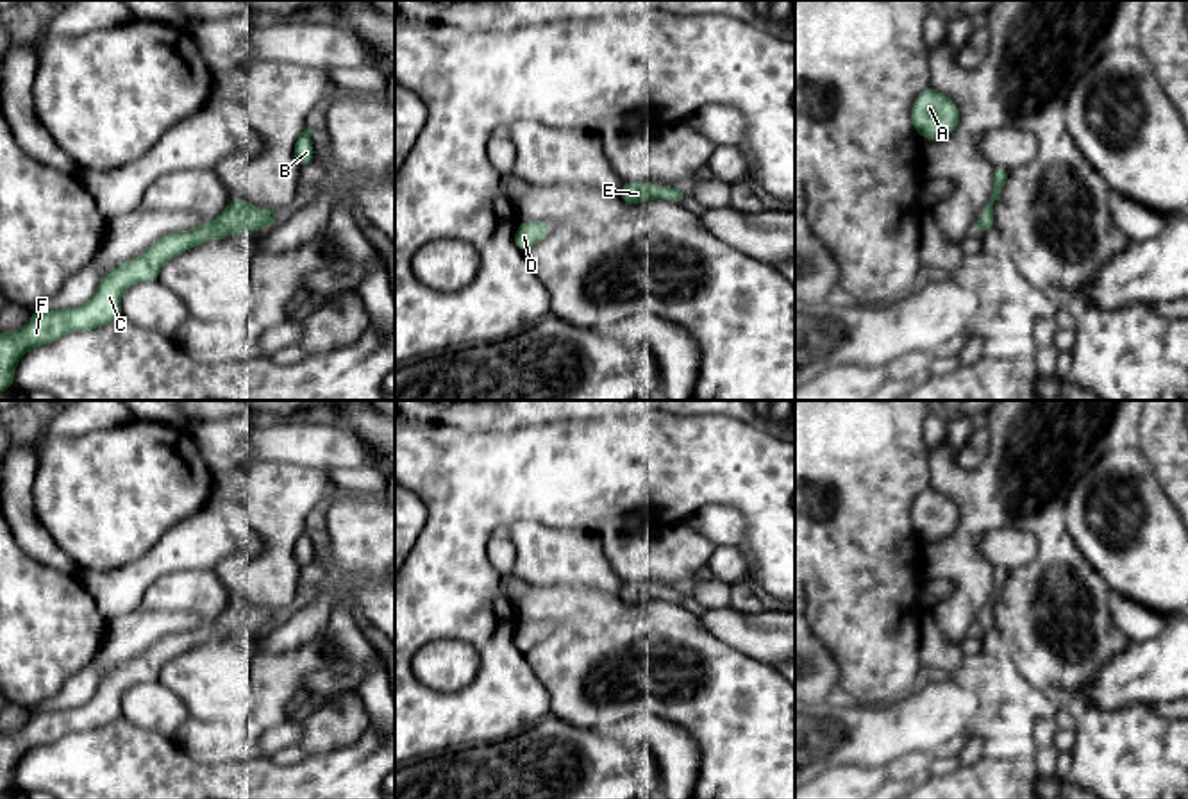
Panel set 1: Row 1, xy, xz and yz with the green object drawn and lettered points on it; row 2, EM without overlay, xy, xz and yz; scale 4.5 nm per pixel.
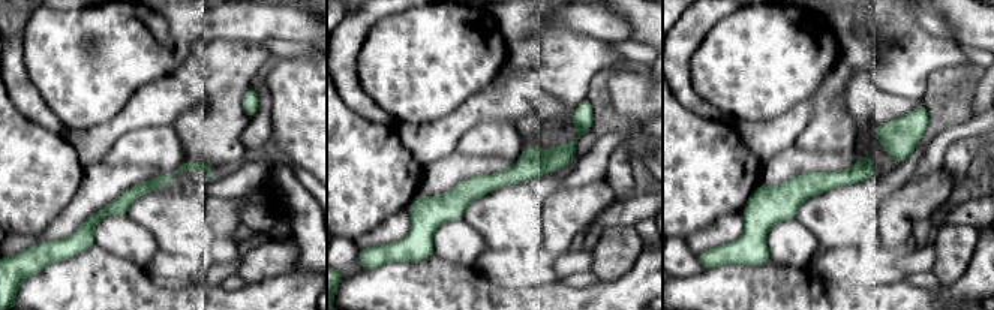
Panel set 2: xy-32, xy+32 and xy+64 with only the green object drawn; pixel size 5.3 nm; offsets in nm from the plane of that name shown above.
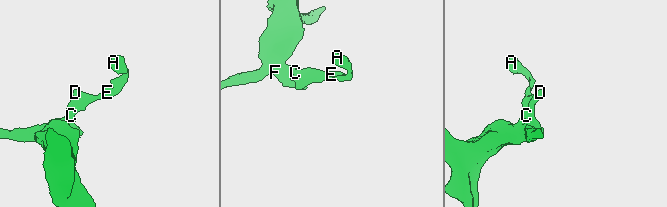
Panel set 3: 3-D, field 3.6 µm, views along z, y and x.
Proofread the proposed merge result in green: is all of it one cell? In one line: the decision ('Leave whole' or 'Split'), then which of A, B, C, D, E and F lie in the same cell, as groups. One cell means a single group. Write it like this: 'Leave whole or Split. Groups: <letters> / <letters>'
Leave whole. Groups: A B C D E F

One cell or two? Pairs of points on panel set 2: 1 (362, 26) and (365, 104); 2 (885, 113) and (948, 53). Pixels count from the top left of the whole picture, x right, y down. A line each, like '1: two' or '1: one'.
1: one
2: two

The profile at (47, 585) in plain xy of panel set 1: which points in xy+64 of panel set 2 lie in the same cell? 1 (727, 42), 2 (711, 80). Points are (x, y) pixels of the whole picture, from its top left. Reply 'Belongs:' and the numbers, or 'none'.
Belongs: 1, 2

